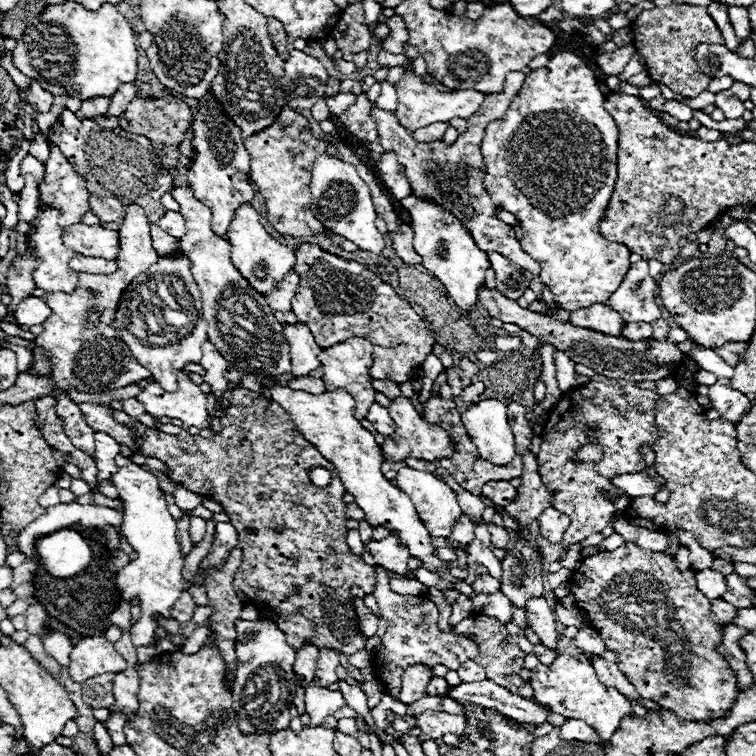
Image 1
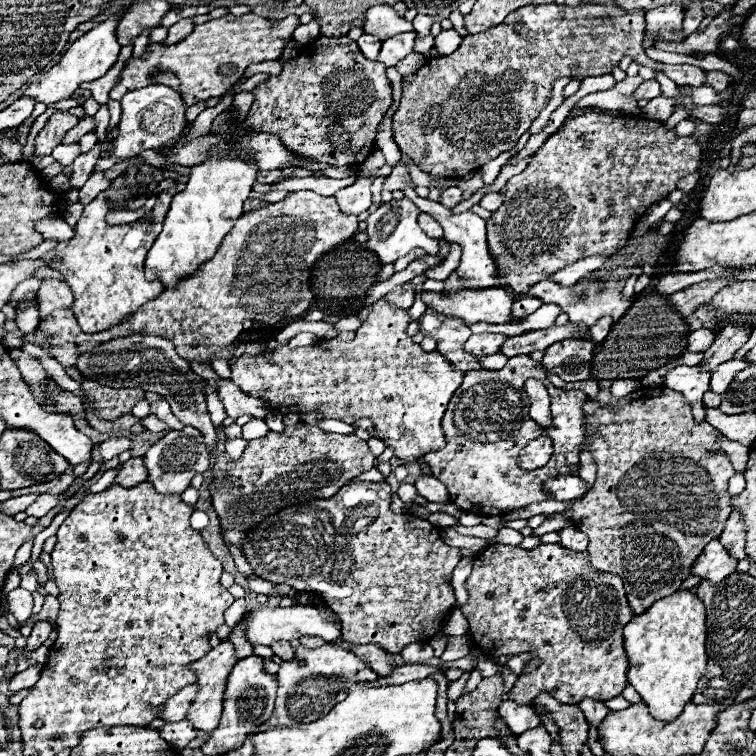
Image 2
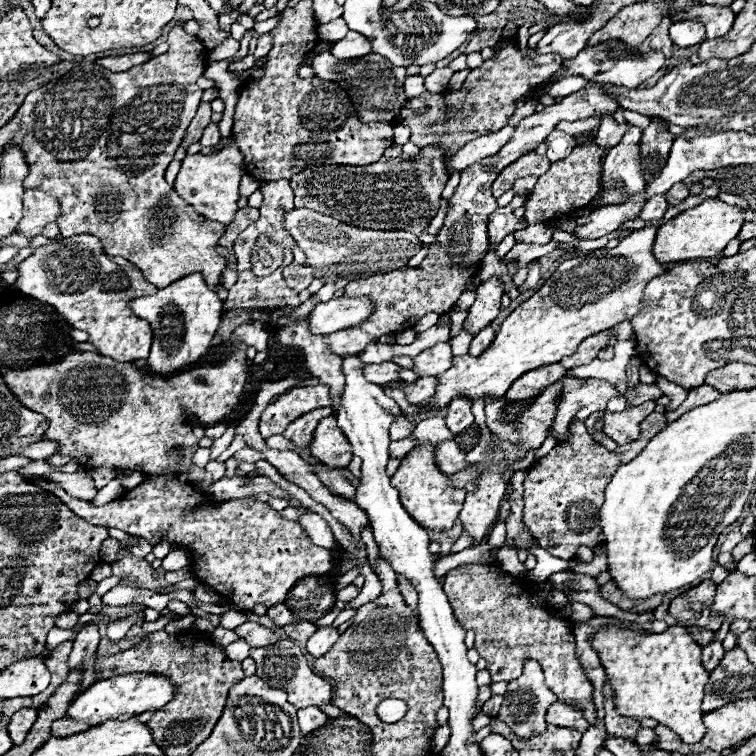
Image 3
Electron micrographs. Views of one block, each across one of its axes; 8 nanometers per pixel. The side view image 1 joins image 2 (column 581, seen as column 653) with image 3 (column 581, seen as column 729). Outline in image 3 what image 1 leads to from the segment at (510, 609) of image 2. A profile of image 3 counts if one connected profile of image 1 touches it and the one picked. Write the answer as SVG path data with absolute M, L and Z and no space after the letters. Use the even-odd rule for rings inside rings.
M498 562L492 564L464 564L462 568L454 568L444 576L444 592L450 600L450 606L454 610L456 620L462 624L464 630L476 632L476 650L480 658L488 662L488 672L492 676L492 682L510 682L516 680L522 674L522 664L526 660L540 662L548 688L556 694L556 698L564 704L572 704L586 712L586 720L590 724L596 724L596 708L592 700L592 682L588 680L582 664L576 660L576 638L572 632L572 622L568 618L558 618L548 612L546 606L534 606L532 600L540 600L534 594L534 582L516 578L510 572L504 572Z

